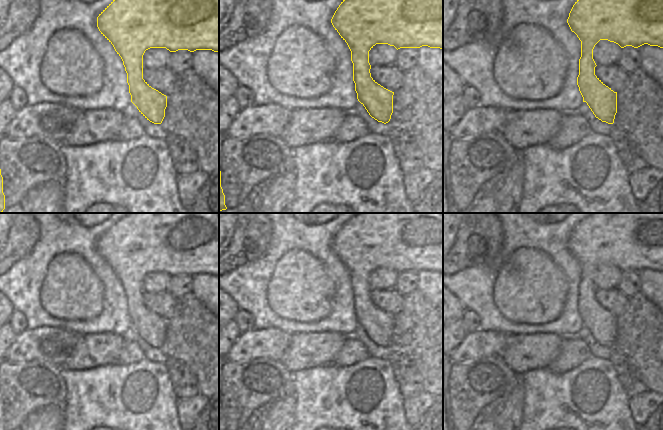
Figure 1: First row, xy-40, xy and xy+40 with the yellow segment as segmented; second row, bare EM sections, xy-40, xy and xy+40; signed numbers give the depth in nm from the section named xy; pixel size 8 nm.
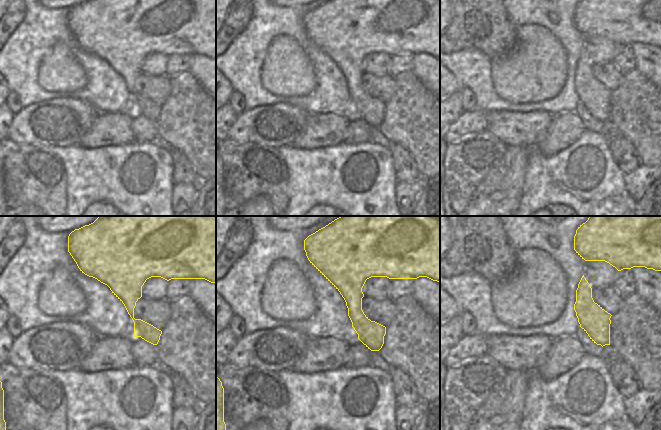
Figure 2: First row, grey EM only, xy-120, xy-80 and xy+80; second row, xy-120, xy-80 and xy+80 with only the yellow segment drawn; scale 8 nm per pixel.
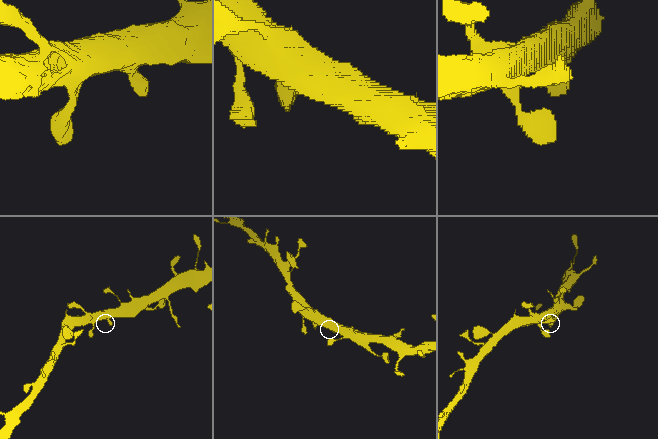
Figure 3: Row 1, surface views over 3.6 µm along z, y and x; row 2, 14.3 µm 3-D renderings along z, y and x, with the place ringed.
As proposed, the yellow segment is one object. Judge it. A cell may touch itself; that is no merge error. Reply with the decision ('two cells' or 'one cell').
one cell

